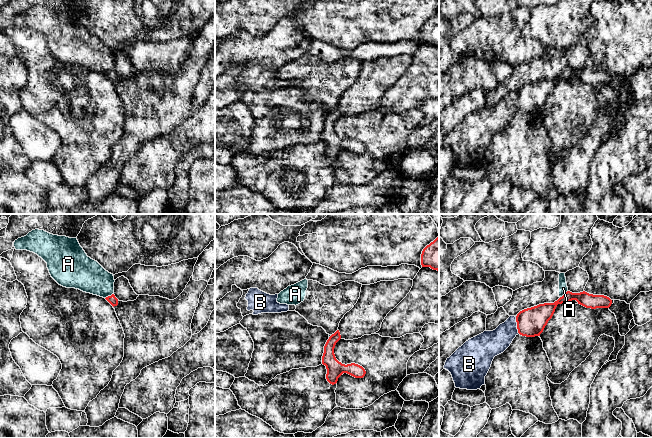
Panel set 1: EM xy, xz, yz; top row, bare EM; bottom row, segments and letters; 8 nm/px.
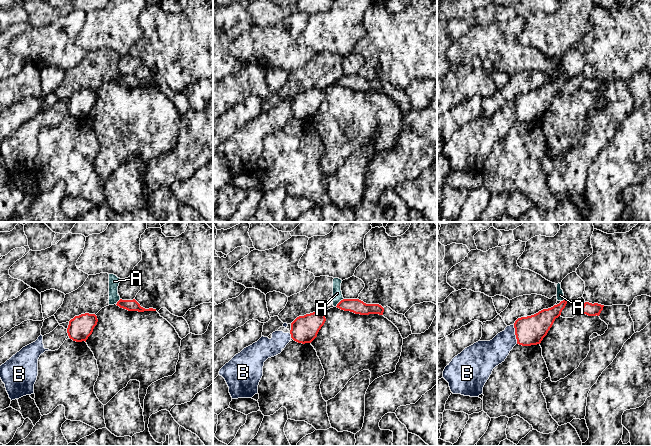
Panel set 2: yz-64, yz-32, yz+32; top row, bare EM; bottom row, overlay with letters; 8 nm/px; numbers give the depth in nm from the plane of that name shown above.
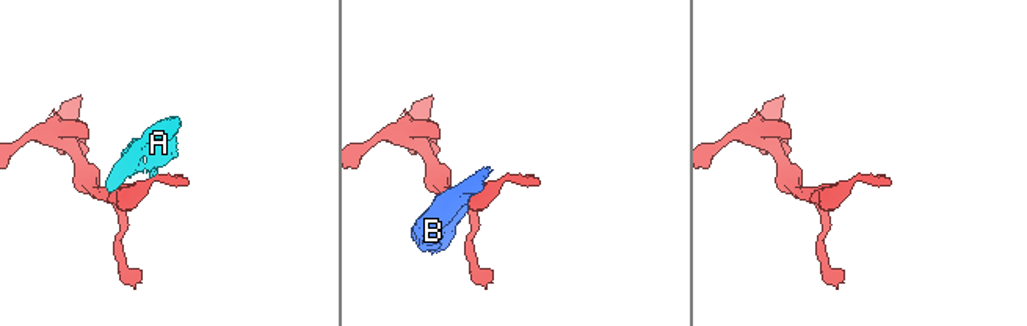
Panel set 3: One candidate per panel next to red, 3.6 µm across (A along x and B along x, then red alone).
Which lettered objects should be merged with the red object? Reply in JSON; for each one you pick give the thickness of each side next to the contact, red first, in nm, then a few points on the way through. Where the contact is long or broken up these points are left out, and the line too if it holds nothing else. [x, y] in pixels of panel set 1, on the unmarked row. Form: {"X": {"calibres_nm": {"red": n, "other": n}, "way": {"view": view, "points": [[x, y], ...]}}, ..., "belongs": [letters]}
{"belongs": []}

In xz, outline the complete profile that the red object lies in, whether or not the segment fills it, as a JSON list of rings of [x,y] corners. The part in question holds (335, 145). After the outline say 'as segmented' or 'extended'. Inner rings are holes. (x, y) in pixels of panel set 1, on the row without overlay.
[[[337,106],[327,116],[322,132],[322,140],[325,141],[327,145],[326,155],[332,161],[337,159],[338,154],[343,149],[347,149],[355,154],[363,154],[366,150],[366,147],[362,142],[355,139],[345,141],[336,135],[334,124],[340,115],[341,111],[339,106]]]; as segmented

